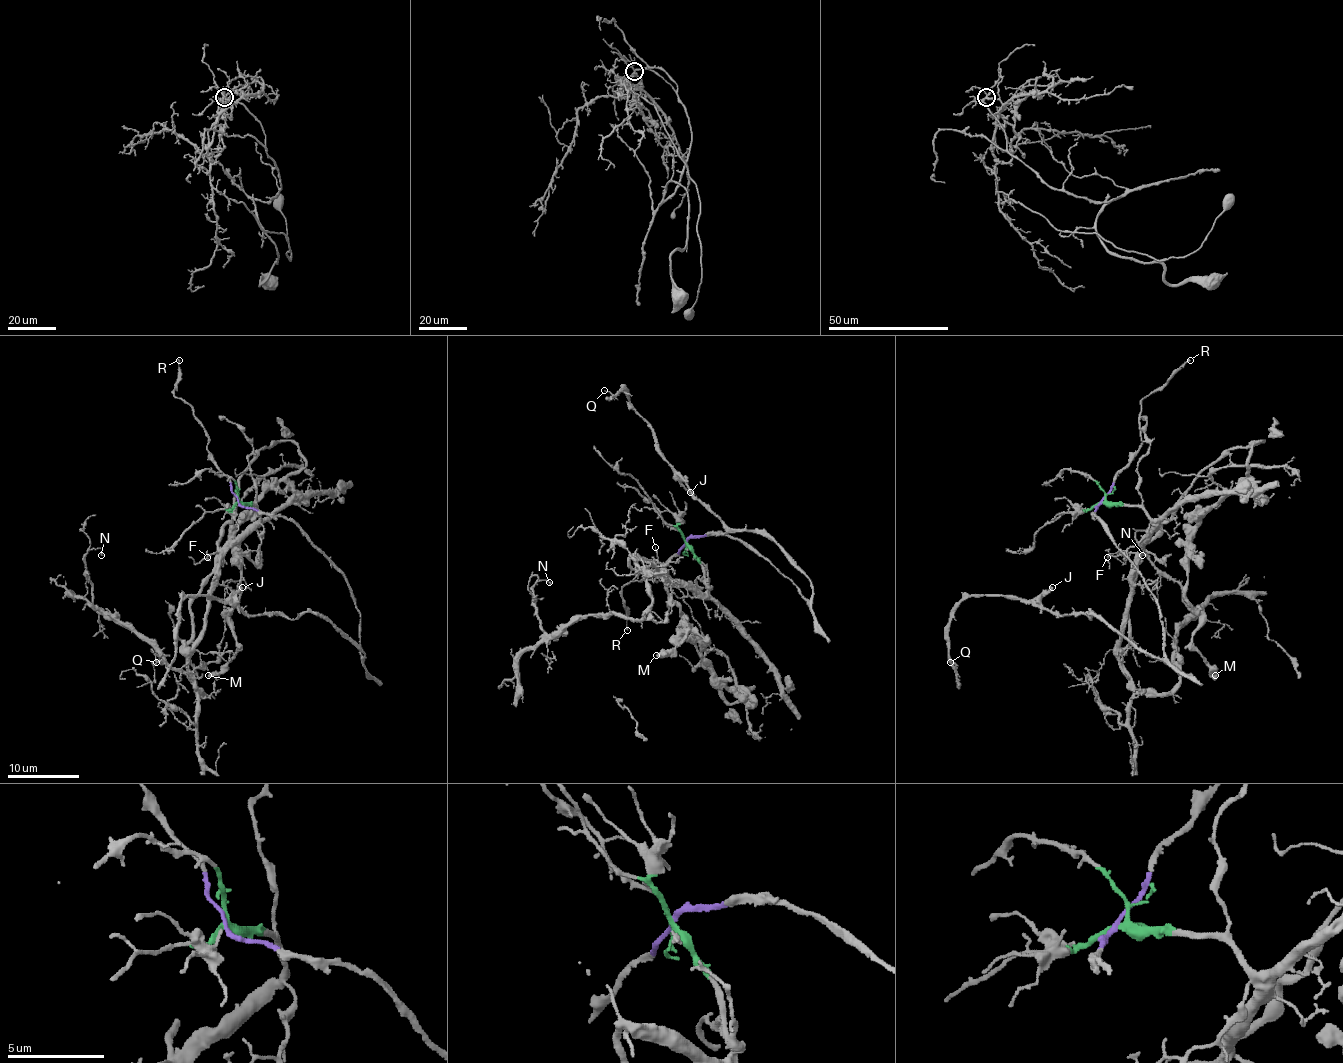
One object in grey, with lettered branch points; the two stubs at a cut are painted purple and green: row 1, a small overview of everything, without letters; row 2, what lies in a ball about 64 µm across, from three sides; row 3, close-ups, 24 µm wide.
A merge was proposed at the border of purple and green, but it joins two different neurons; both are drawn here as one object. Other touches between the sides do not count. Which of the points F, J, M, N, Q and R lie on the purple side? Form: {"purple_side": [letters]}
{"purple_side": ["J", "Q", "R"]}

